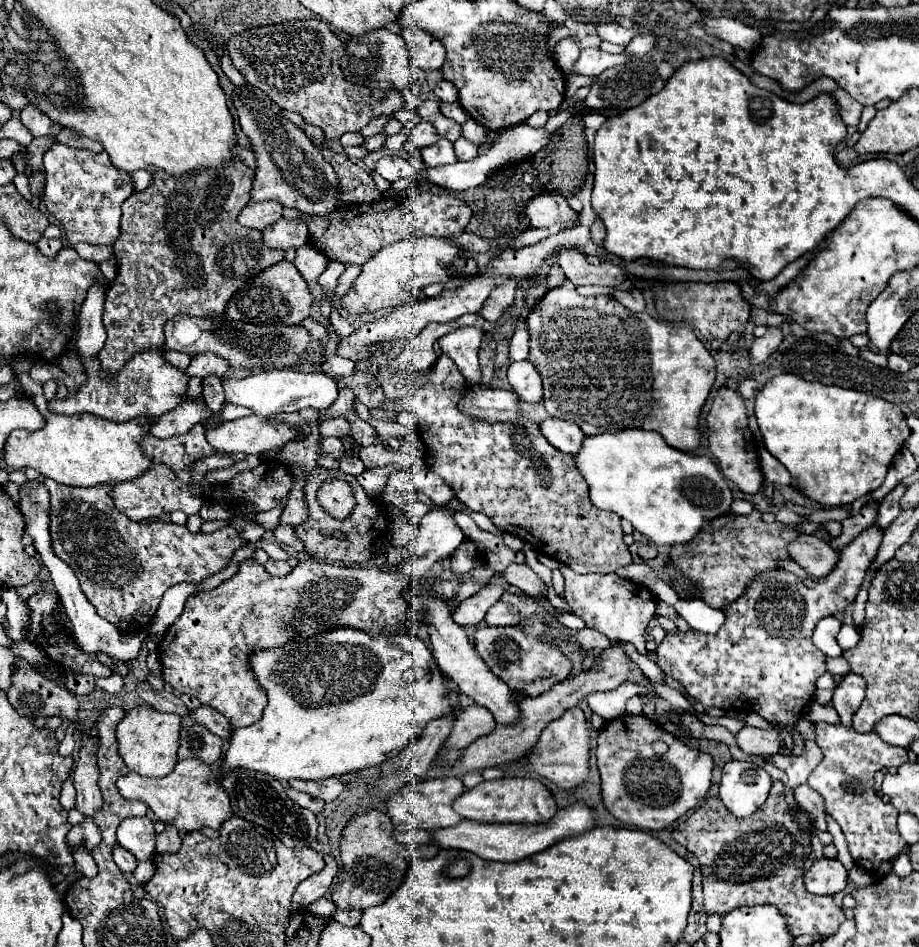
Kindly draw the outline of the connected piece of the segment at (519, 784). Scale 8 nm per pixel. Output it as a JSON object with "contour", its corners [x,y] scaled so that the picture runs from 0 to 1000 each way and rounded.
{"contour":[[[544,822],[524,826],[514,834],[507,834],[496,843],[494,855],[507,866],[518,868],[566,868],[566,870],[590,870],[596,868],[607,851],[598,834],[583,822]]]}

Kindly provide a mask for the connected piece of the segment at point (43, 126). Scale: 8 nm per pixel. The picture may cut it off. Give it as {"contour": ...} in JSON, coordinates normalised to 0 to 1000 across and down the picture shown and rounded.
{"contour":[[[30,110],[24,118],[22,118],[22,127],[24,131],[41,146],[41,144],[61,144],[67,133],[61,131],[59,127],[54,127],[48,118],[44,118],[39,112]]]}

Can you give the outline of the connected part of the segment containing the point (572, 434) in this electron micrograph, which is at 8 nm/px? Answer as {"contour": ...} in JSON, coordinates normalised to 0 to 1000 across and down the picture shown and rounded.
{"contour":[[[596,441],[588,446],[588,456],[605,475],[616,479],[627,479],[633,471],[633,465],[638,463],[625,446],[614,446],[607,441]]]}

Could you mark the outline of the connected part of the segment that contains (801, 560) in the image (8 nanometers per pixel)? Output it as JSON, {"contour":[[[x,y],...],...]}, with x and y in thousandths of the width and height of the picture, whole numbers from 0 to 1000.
{"contour":[[[871,564],[860,577],[857,587],[868,598],[873,598],[884,610],[899,608],[912,593],[912,581],[908,581],[899,570],[890,566]]]}

